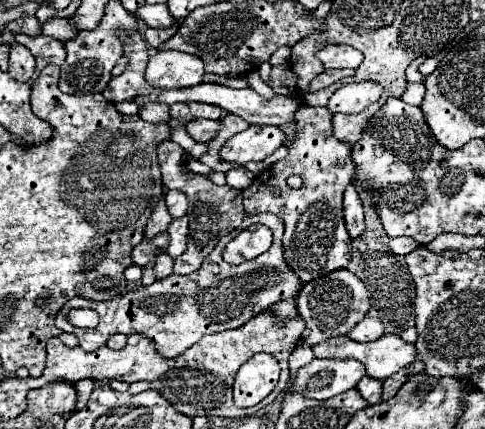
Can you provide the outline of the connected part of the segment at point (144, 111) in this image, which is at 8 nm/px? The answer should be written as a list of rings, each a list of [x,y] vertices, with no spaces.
[[[146,103],[140,107],[140,117],[148,123],[158,123],[158,121],[168,121],[170,119],[170,107],[164,103]]]

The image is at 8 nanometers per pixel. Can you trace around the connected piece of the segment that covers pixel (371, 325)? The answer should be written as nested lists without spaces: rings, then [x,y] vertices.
[[[366,317],[362,319],[350,333],[348,337],[354,339],[354,341],[374,341],[378,337],[384,335],[384,325],[380,319],[376,317]]]

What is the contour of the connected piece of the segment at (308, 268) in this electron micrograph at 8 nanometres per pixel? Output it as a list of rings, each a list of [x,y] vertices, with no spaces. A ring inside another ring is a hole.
[[[300,105],[296,113],[296,123],[298,123],[298,137],[290,145],[290,155],[276,165],[268,167],[262,171],[250,187],[242,191],[244,195],[244,209],[246,213],[260,213],[260,211],[270,211],[278,217],[282,217],[286,231],[284,231],[284,253],[286,253],[286,263],[296,271],[302,283],[308,283],[312,279],[318,279],[334,269],[348,267],[350,261],[350,235],[344,225],[342,217],[342,193],[346,185],[352,181],[354,175],[354,163],[350,157],[350,145],[338,141],[332,135],[332,115],[326,107],[308,107]],[[298,175],[302,179],[302,185],[298,189],[288,185],[288,177]]]

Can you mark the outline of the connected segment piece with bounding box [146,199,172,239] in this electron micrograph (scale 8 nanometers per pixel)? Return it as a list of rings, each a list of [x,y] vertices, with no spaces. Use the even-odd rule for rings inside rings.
[[[164,199],[156,205],[156,209],[152,211],[152,215],[150,215],[150,223],[146,225],[146,239],[152,239],[152,237],[156,237],[158,233],[164,233],[166,229],[168,229],[168,225],[170,225],[170,213],[168,213],[168,207],[164,205]]]

